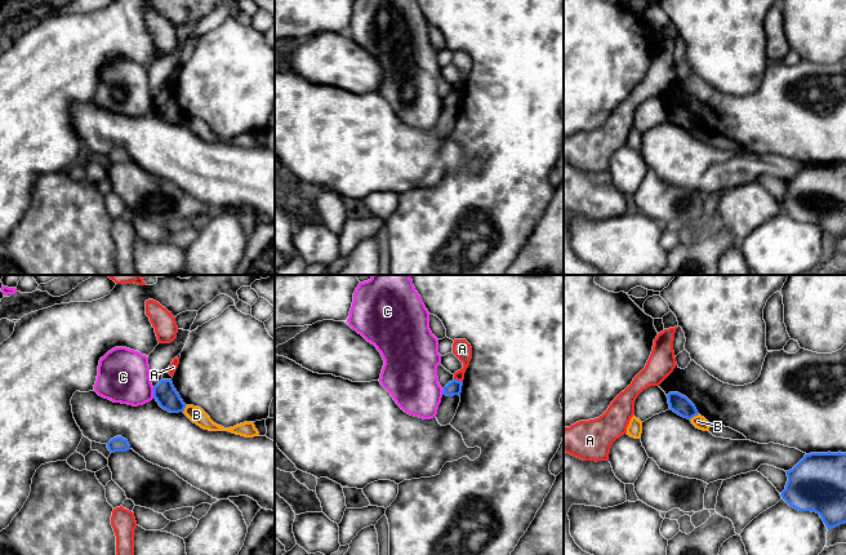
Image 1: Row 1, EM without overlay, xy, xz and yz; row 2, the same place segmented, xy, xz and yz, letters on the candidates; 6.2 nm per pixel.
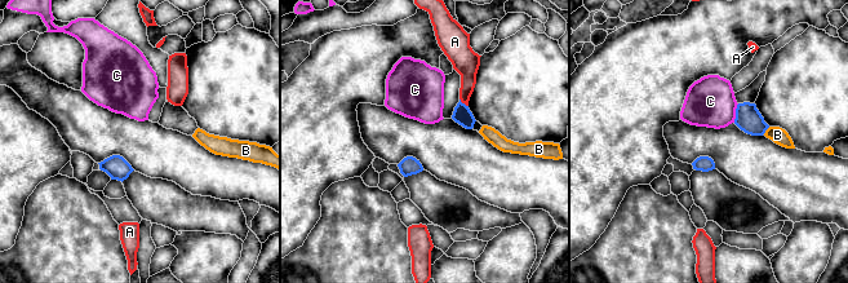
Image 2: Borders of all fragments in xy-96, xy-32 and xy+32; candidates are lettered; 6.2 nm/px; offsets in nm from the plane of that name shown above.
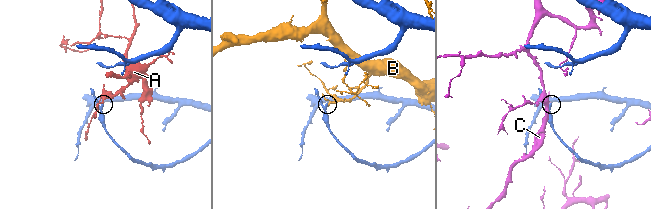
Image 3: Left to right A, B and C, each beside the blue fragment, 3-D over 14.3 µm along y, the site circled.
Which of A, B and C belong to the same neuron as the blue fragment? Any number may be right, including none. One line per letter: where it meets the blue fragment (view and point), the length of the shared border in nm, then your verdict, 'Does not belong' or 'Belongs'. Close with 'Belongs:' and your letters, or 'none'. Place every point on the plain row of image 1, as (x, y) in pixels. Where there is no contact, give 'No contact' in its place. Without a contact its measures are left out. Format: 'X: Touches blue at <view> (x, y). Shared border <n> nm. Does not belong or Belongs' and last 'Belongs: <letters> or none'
A: Touches blue at xz (458, 92). Shared border 60 nm. Does not belong
B: Touches blue at yz (694, 127). Shared border 70 nm. Does not belong
C: Touches blue at xy (154, 103). Shared border 70 nm. Does not belong
Belongs: none

